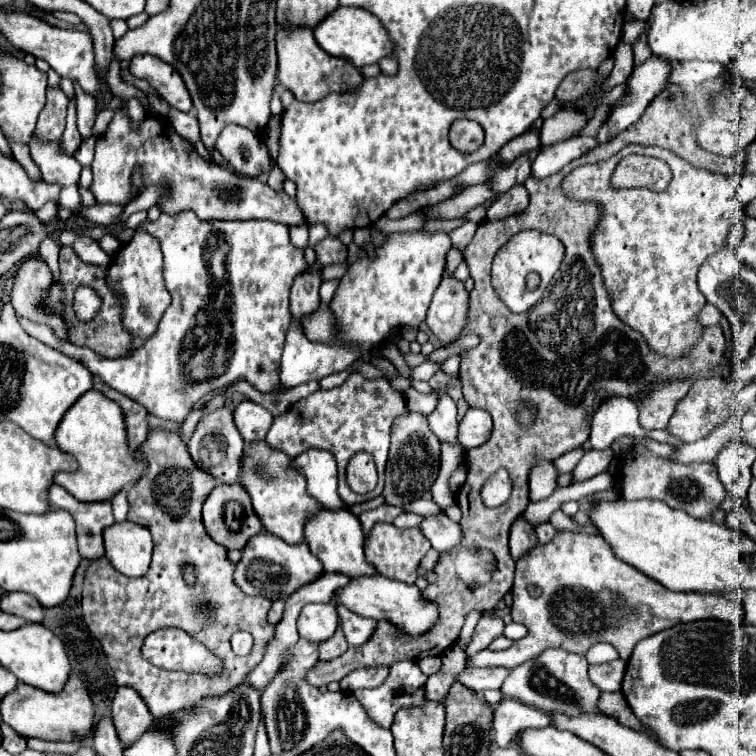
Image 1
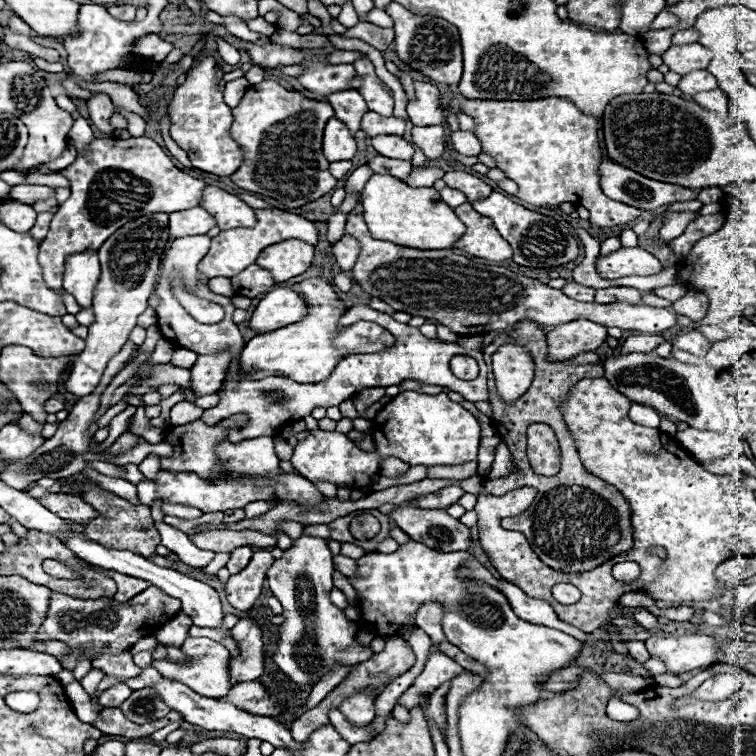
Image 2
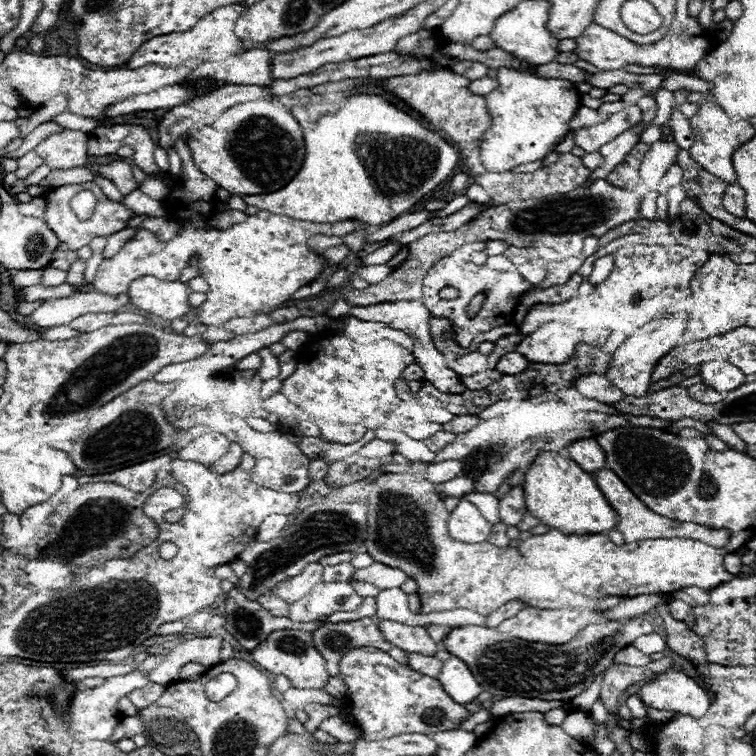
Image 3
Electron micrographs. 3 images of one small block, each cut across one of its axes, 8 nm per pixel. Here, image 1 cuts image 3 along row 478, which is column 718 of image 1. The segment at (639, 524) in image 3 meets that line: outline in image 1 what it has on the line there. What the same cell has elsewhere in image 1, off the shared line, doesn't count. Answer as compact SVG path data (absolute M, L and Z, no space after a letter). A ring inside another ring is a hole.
M558 532L556 538L548 544L538 544L534 550L530 550L522 560L516 562L516 578L512 586L512 618L514 622L520 622L528 628L528 636L514 642L504 652L490 652L484 650L478 652L468 666L504 666L514 668L534 656L538 656L546 648L562 648L566 652L584 654L592 644L596 642L608 642L612 644L622 660L628 660L636 642L662 632L666 628L672 628L676 624L696 622L696 620L722 620L730 622L734 626L744 624L744 606L736 600L728 600L720 594L694 594L694 592L672 592L658 584L656 580L644 576L640 570L632 568L630 564L616 558L612 548L604 542L600 536L588 536L578 532ZM614 594L624 596L626 608L620 608L614 600Z

